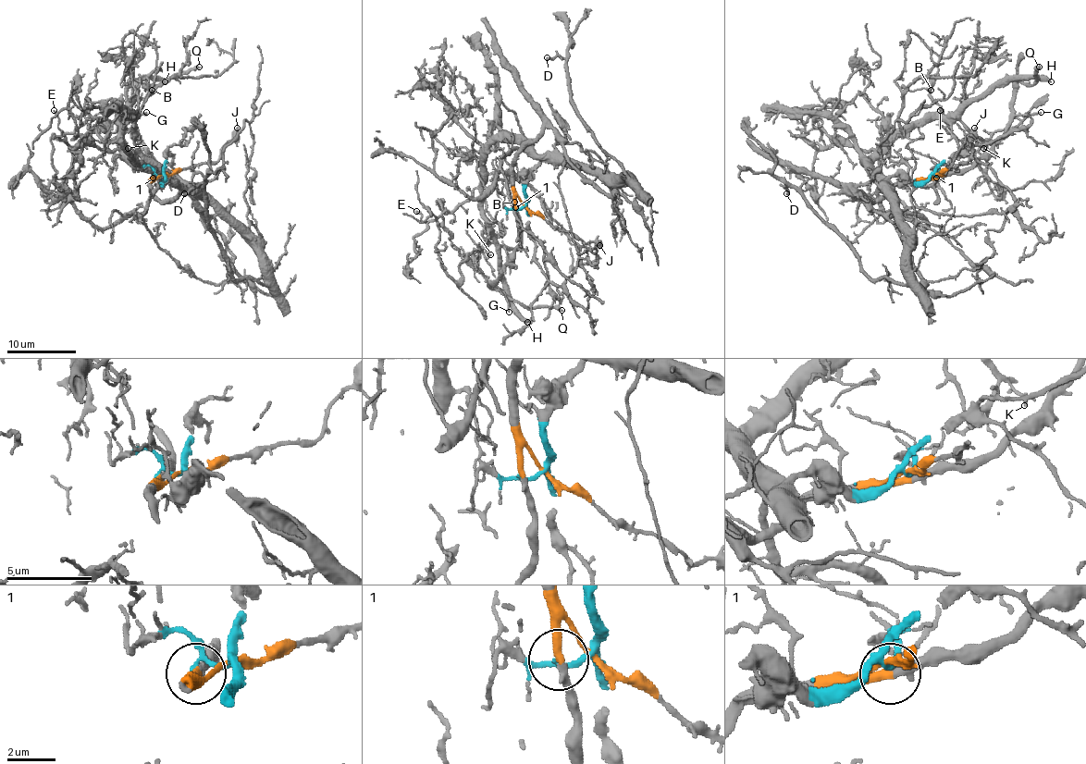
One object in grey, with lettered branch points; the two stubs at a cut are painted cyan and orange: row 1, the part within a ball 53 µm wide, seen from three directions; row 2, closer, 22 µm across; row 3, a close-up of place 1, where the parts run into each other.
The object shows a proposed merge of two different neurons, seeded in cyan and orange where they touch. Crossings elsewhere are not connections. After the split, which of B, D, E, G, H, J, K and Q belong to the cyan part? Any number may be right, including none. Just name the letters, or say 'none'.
B, D, E, H, K

